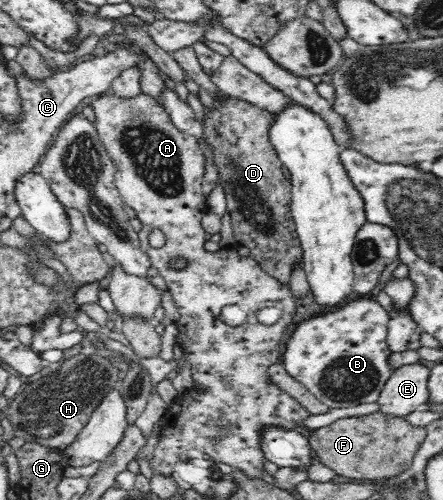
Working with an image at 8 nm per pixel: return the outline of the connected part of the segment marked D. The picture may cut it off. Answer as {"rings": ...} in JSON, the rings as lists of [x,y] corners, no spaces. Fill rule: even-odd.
{"rings":[[[225,93],[213,97],[211,108],[204,106],[202,111],[198,140],[211,151],[212,165],[217,170],[218,186],[225,196],[233,235],[237,243],[250,248],[250,258],[257,262],[261,270],[279,282],[289,285],[291,266],[301,263],[303,249],[289,208],[292,197],[289,188],[292,184],[281,173],[282,162],[269,140],[268,128],[274,119],[274,113]]]}

